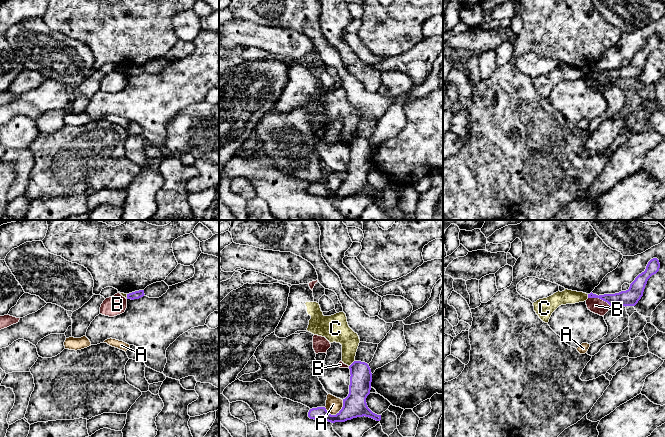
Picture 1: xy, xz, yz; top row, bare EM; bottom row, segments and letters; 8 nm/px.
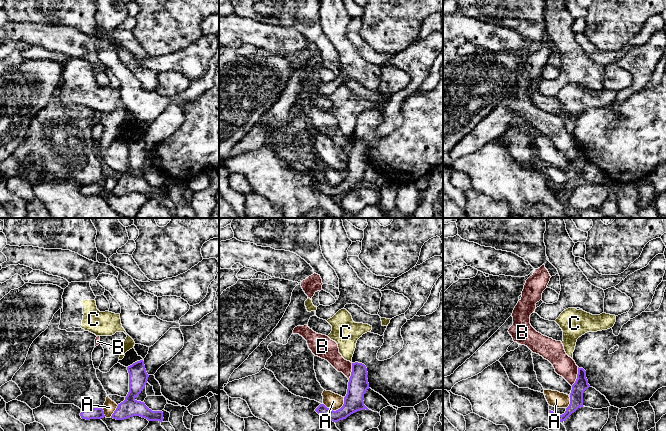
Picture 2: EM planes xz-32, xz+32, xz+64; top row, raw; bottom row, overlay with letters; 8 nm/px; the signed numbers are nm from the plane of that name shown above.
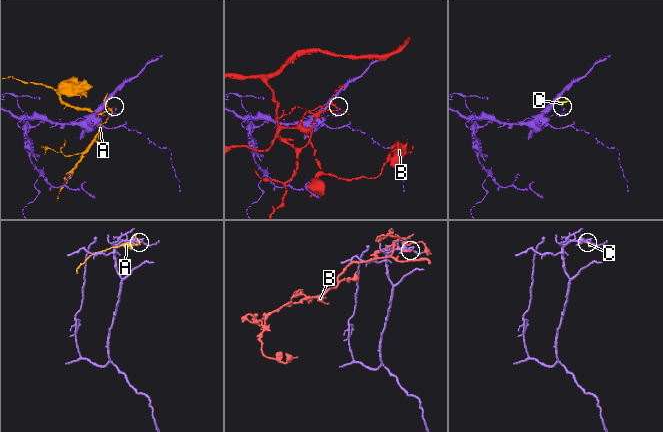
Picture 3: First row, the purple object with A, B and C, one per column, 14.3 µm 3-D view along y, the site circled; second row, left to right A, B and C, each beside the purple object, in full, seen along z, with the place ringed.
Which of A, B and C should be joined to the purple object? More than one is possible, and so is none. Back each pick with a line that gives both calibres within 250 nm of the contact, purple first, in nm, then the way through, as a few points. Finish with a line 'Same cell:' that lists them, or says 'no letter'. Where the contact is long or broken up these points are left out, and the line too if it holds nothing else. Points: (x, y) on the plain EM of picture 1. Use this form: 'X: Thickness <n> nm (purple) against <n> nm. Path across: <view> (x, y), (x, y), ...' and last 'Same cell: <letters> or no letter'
Same cell: no letter

